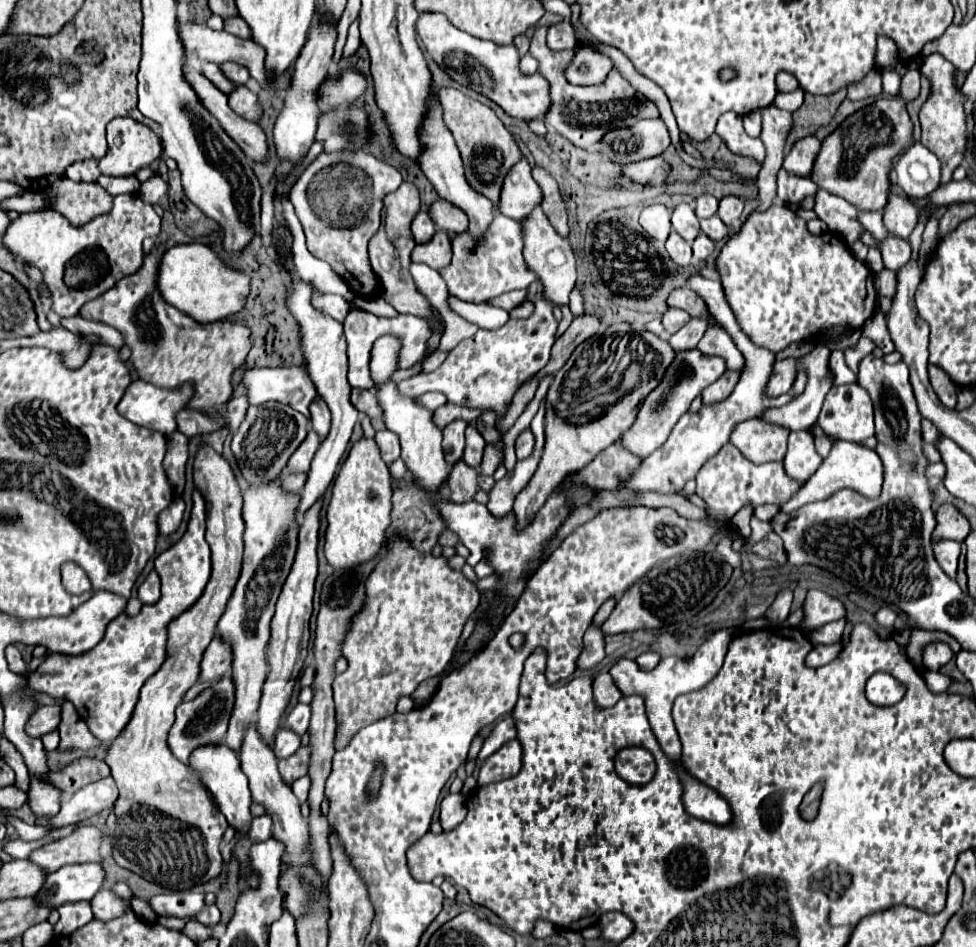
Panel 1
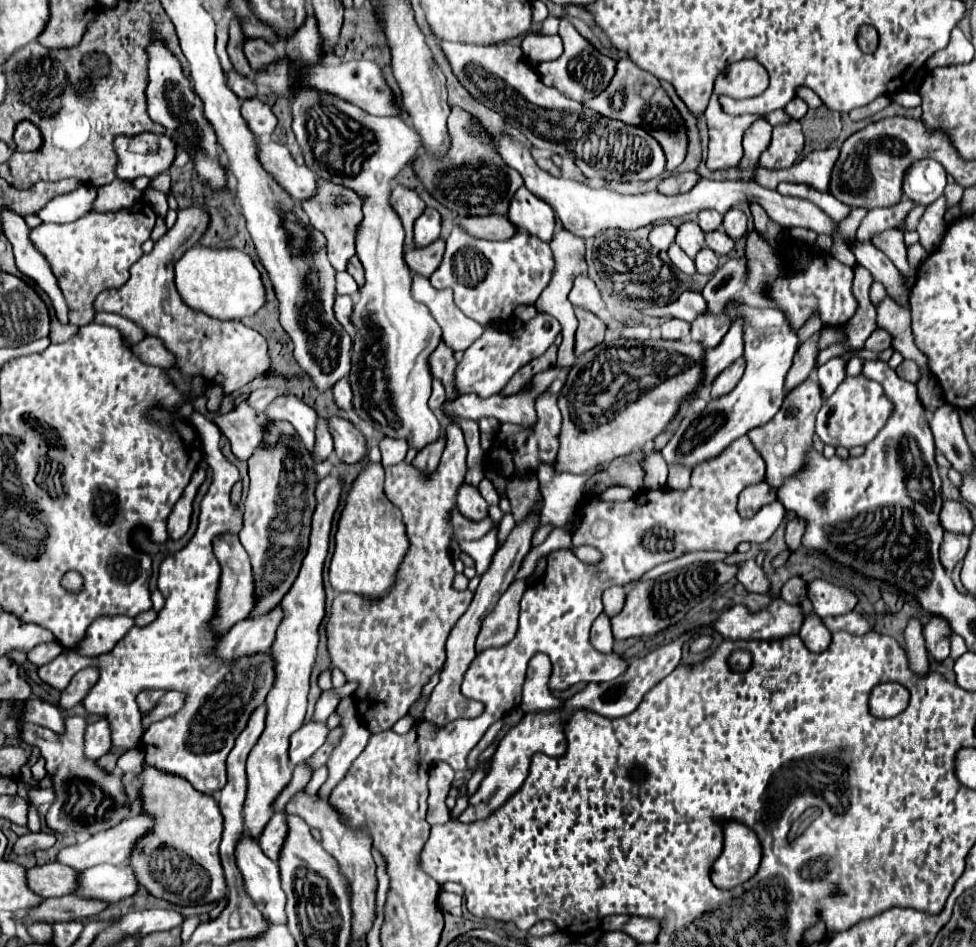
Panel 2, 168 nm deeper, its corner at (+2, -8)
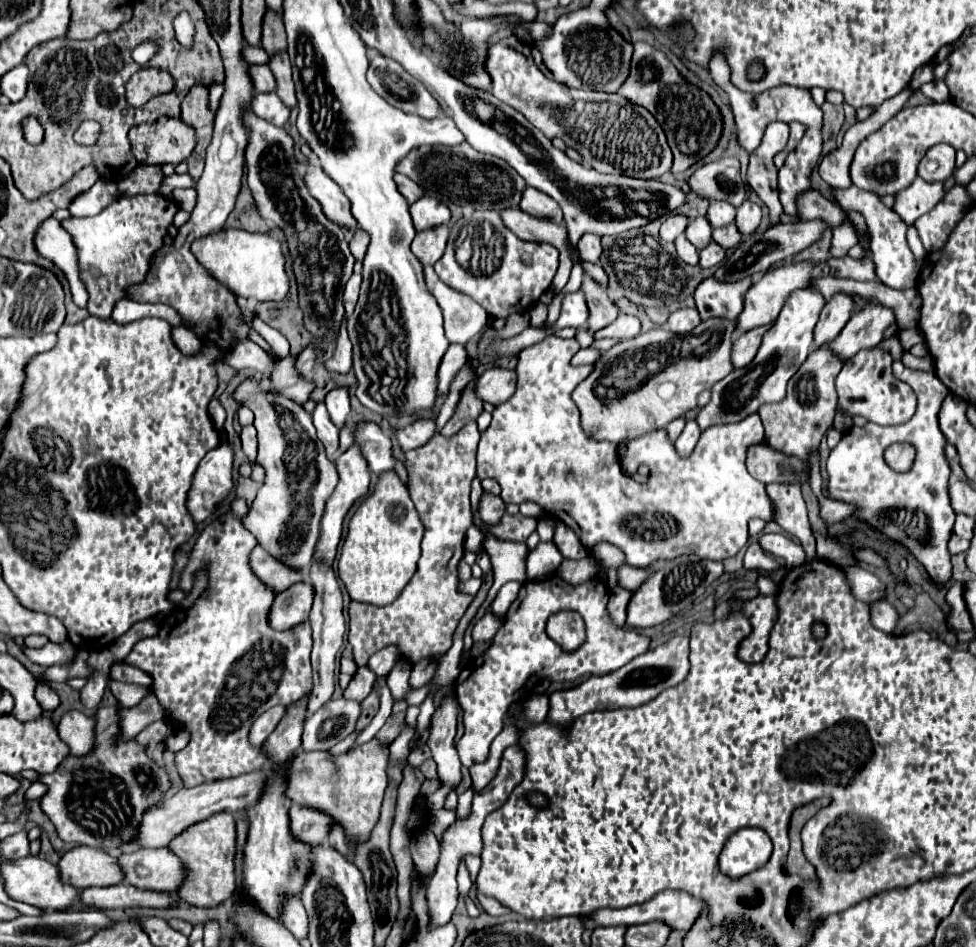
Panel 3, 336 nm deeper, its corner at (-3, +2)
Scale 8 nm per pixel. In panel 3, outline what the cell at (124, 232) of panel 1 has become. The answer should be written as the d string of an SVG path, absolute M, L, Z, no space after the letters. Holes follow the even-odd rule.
M134 195L118 197L94 217L70 217L62 221L78 247L82 281L90 293L88 311L98 319L108 319L116 301L128 295L128 287L140 285L150 271L154 253L164 245L168 227L174 221L178 203L164 195Z

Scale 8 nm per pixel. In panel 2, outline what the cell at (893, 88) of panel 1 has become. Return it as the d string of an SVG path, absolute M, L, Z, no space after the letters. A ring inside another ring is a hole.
M901 89L897 93L891 95L891 99L897 103L897 105L903 105L903 107L917 107L921 103L921 97L917 93L909 93L907 89Z

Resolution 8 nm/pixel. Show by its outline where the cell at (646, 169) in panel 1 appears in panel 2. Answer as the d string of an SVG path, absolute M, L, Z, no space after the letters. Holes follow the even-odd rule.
M673 173L665 179L659 181L657 191L663 195L679 195L679 193L687 193L697 181L699 181L699 173Z

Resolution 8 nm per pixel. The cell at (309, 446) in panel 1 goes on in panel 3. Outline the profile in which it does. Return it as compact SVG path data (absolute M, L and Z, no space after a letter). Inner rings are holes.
M336 387L326 395L326 409L332 417L332 421L338 427L344 427L348 413L350 413L350 395L348 395L348 387Z

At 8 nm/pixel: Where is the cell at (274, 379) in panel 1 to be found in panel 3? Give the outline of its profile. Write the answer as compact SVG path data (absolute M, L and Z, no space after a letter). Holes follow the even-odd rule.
M324 403L316 405L316 411L312 413L312 417L314 417L316 431L318 431L318 439L324 443L328 459L334 461L336 453L338 453L338 433L340 433L340 429L332 423L332 419L330 419Z

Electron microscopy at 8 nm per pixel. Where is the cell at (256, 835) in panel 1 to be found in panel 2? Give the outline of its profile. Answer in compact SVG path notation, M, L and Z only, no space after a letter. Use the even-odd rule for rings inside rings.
M275 813L271 817L271 821L267 823L267 827L263 829L261 837L259 837L259 845L263 849L263 853L277 861L279 859L279 849L283 845L283 839L287 835L287 825L285 825L285 815L283 813Z

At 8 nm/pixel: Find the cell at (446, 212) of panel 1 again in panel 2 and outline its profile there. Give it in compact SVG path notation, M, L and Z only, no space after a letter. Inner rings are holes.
M503 215L487 217L459 217L459 227L479 239L509 239L515 233L515 225Z

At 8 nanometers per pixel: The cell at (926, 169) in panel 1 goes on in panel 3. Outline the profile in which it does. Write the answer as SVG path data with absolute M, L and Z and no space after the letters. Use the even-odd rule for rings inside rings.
M936 145L932 147L918 167L918 175L926 181L946 181L954 171L954 147Z

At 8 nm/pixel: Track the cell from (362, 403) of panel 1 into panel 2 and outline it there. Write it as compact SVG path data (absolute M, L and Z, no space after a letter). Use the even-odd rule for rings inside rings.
M341 379L335 387L333 387L333 395L335 395L335 403L339 409L343 411L351 411L353 409L353 393L351 387L345 379Z

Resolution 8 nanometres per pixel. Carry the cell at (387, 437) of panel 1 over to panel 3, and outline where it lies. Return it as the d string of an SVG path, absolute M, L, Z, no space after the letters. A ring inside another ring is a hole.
M416 419L408 427L398 429L396 439L404 451L410 451L410 449L422 447L424 443L428 443L428 439L432 439L436 433L438 429L436 429L434 419Z

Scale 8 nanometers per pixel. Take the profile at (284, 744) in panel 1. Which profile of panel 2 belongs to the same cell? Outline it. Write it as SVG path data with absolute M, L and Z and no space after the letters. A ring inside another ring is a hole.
M305 723L301 729L297 729L291 735L291 745L289 745L289 761L291 765L303 763L307 757L311 757L327 737L327 727L325 723Z

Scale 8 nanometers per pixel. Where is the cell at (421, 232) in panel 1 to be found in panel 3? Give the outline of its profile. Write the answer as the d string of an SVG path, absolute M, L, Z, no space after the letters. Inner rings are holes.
M420 197L416 203L410 205L410 213L412 213L412 221L416 231L426 231L438 225L446 225L450 221L450 209L434 199L434 197Z

